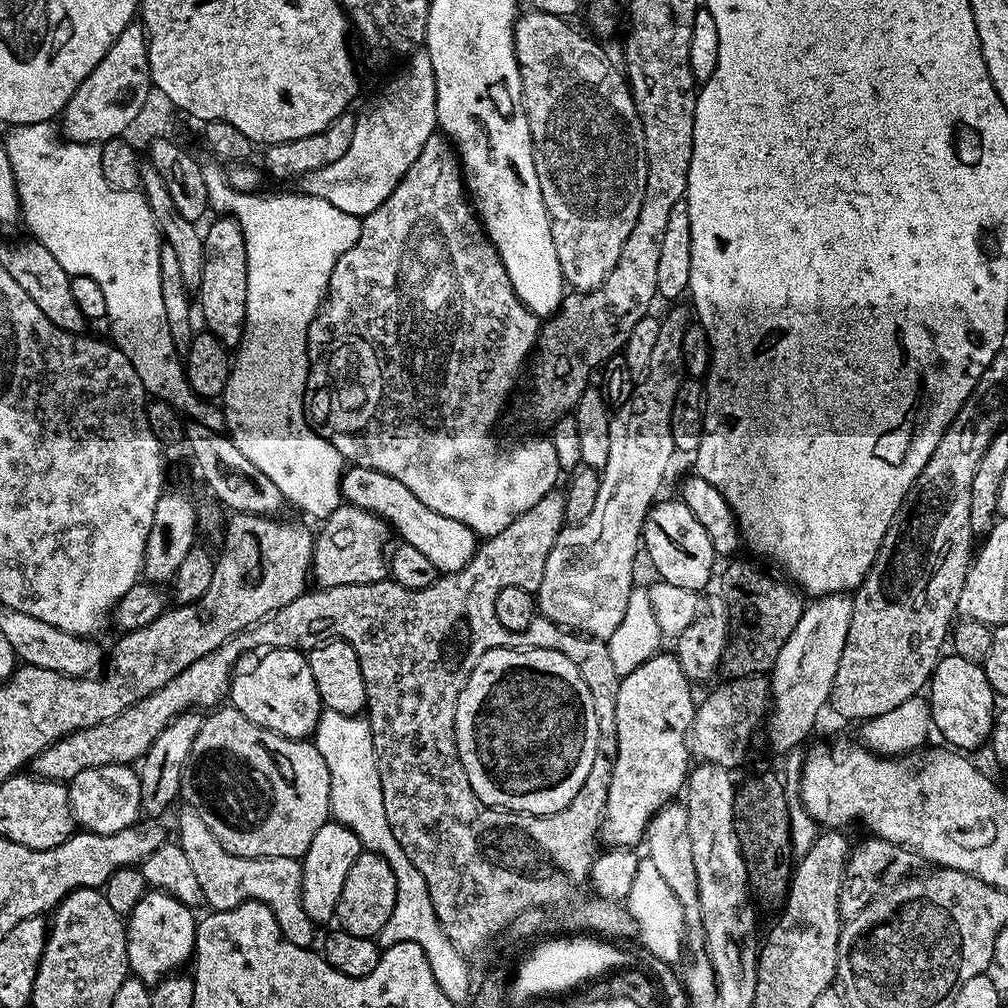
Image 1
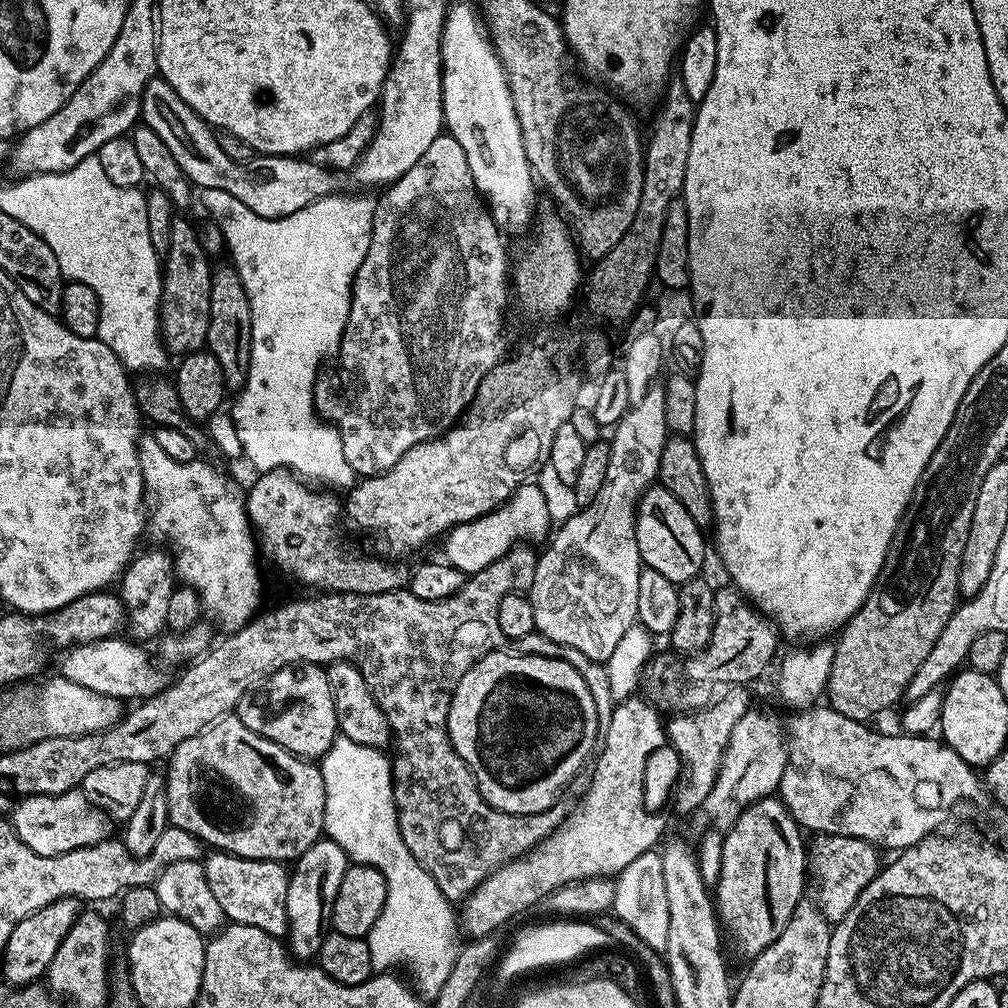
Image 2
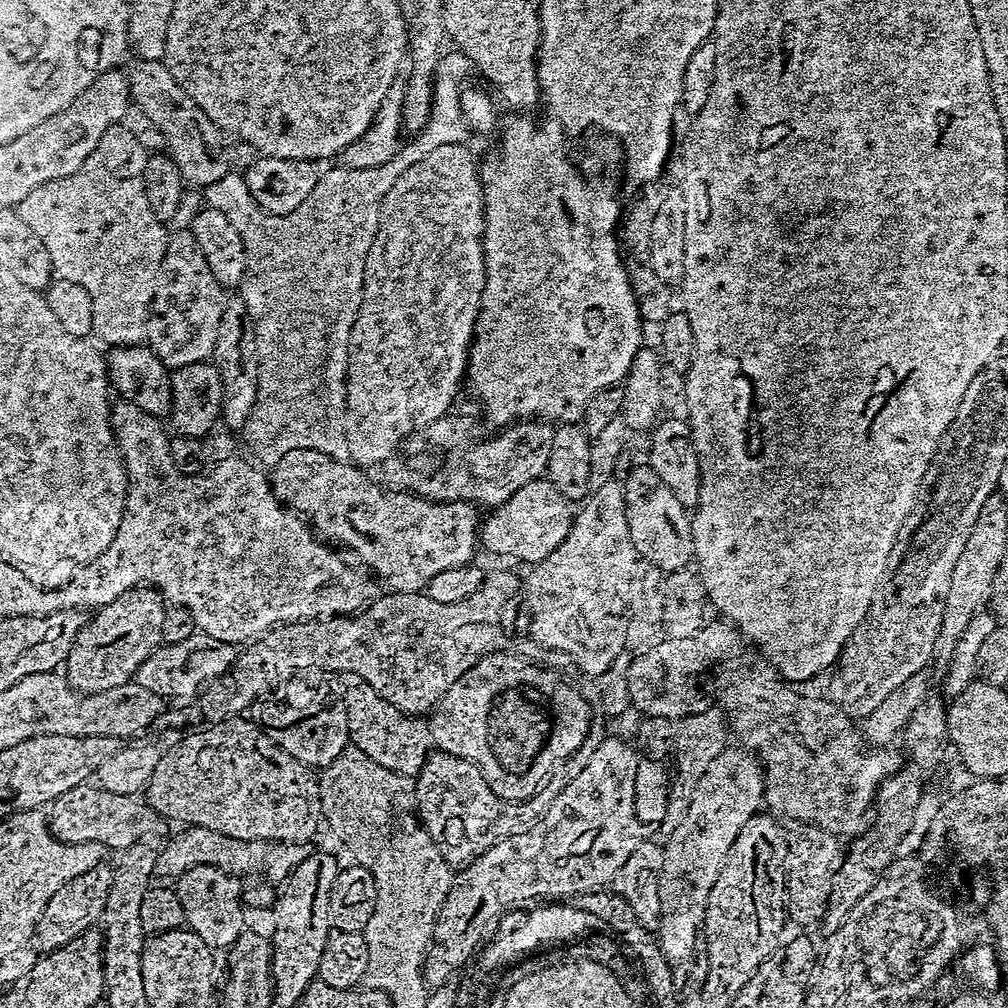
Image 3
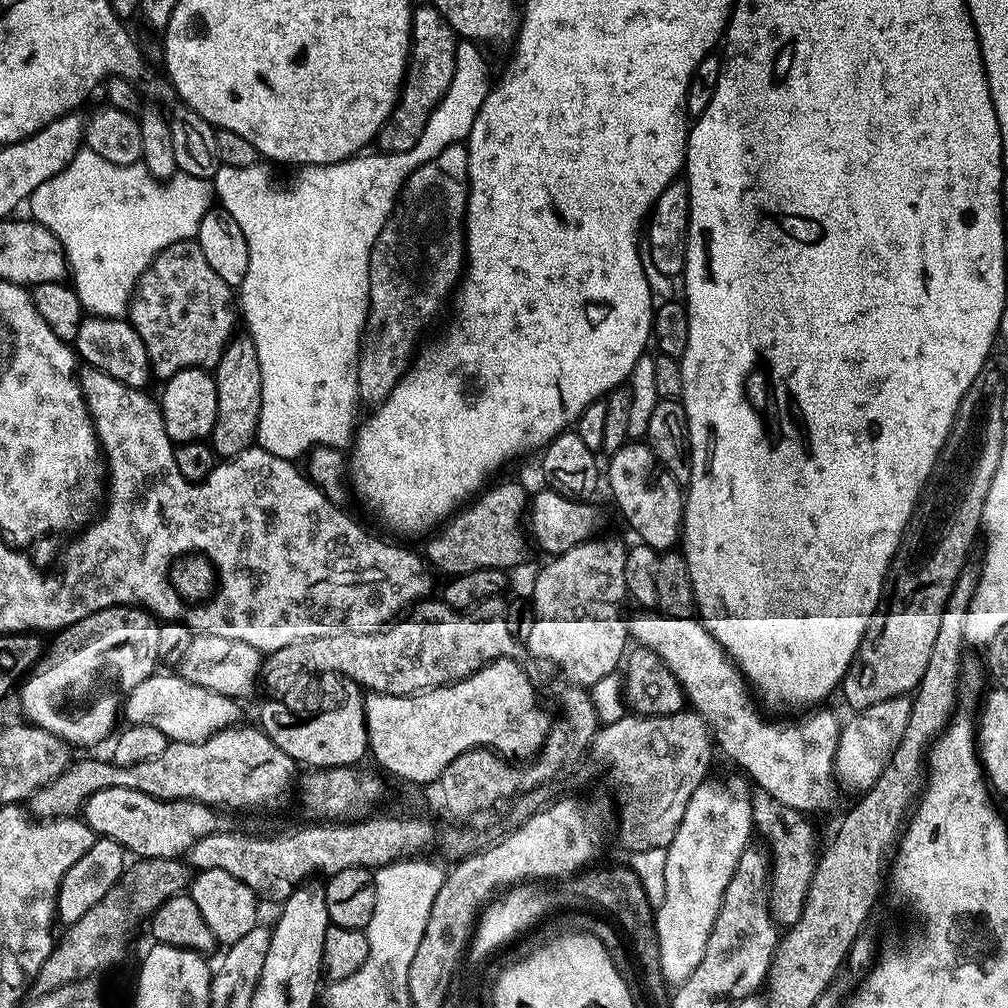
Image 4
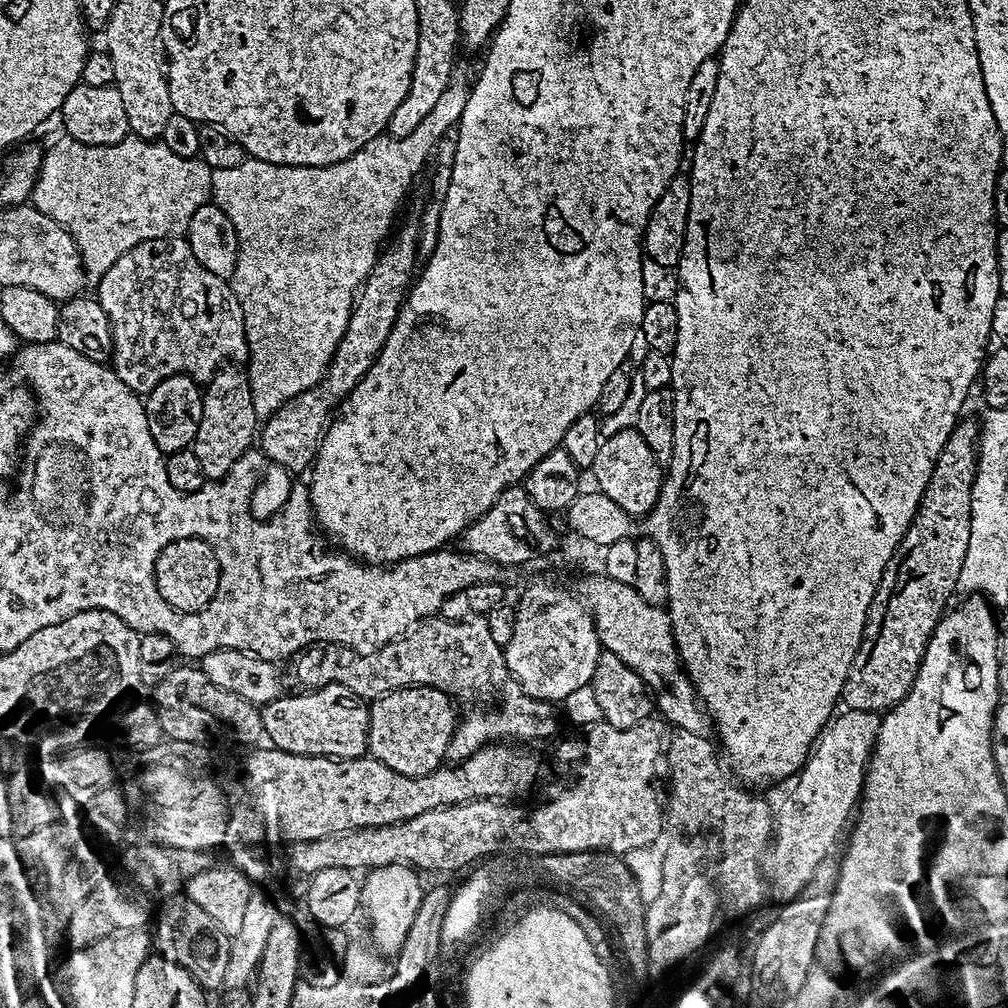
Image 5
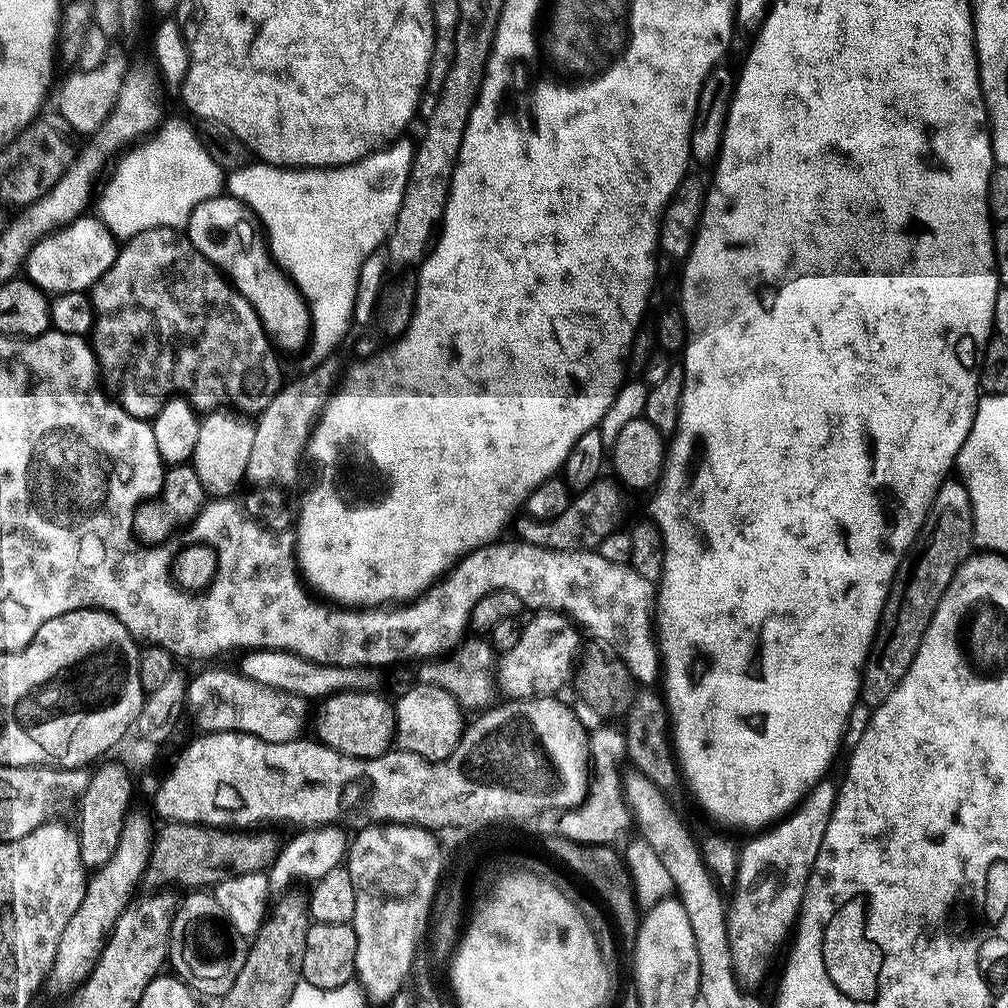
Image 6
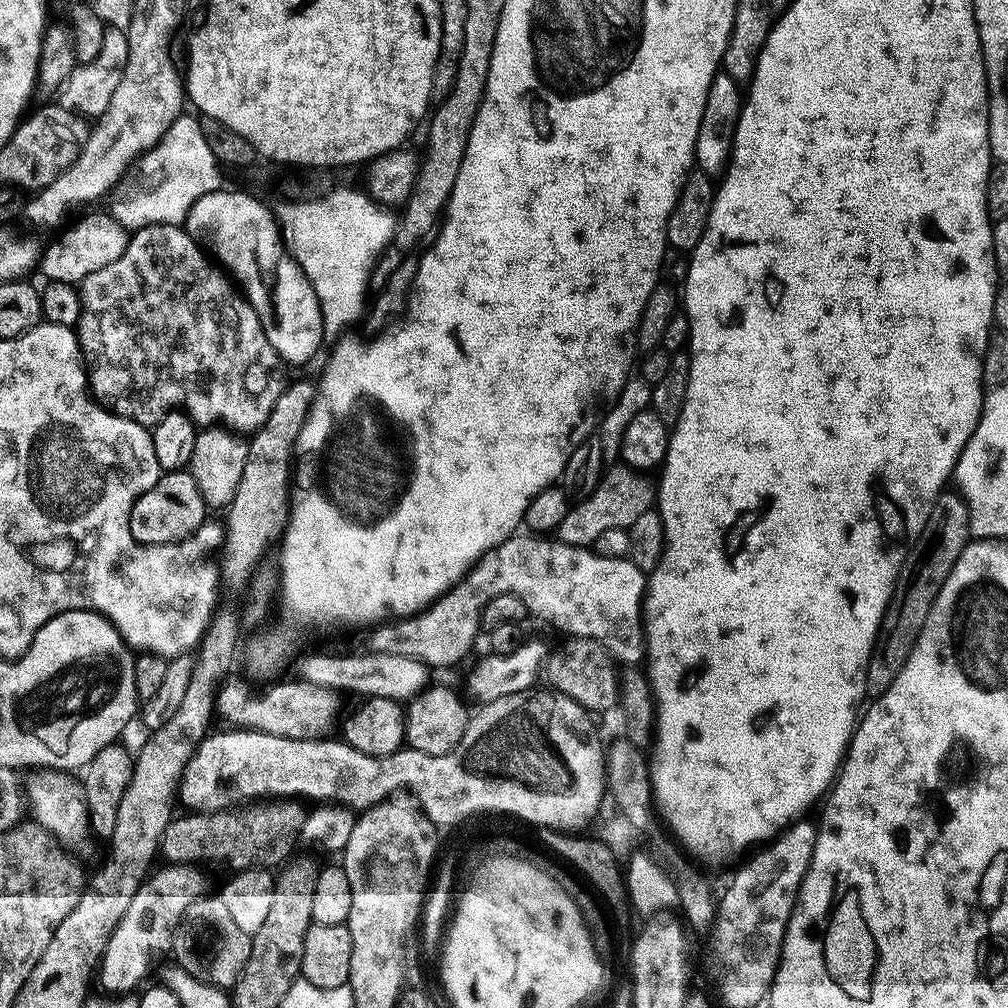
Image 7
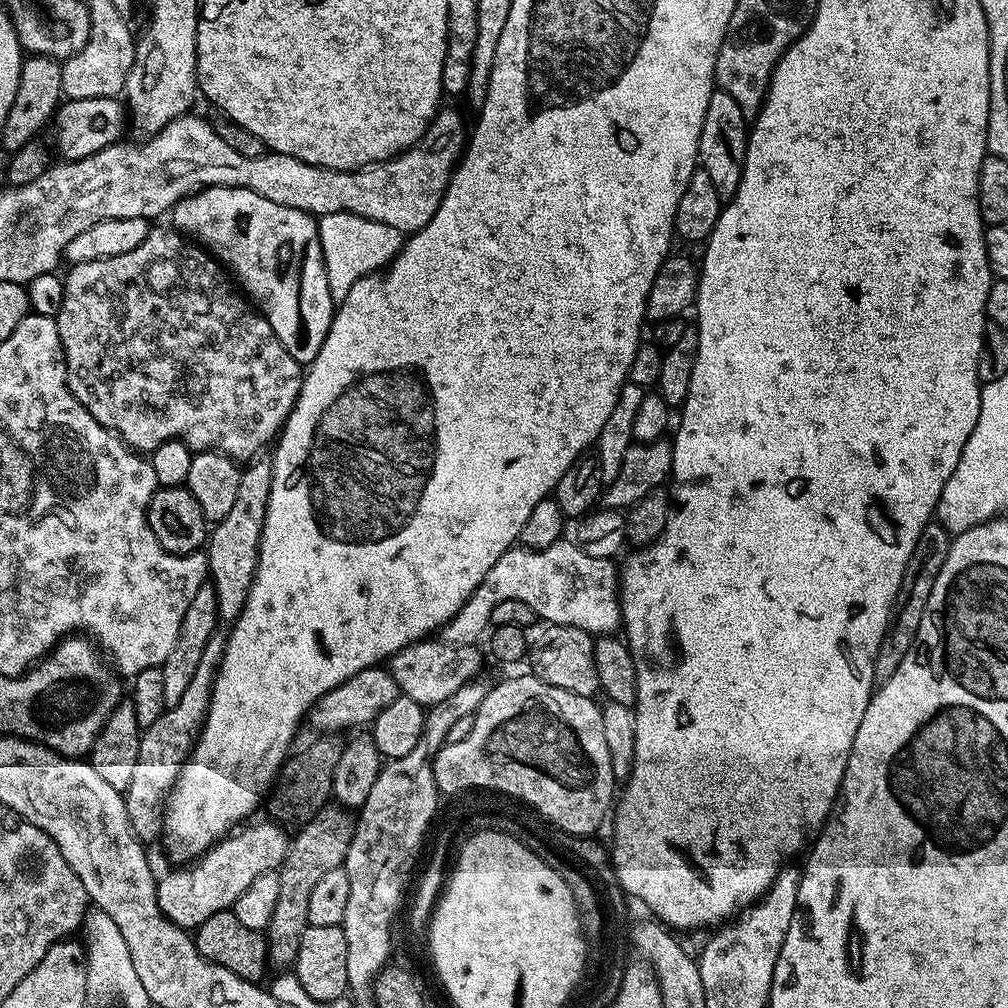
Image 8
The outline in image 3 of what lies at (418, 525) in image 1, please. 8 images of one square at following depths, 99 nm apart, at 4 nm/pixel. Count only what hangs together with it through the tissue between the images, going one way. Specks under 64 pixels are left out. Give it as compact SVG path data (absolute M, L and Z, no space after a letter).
M546 478L531 480L483 521L479 543L496 556L521 560L525 566L542 562L564 541L574 519L569 501Z

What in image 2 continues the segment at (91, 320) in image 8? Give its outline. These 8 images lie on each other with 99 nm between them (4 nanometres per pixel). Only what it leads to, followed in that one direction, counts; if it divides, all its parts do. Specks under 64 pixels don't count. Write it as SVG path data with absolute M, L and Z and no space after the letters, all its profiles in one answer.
M173 219L170 226L170 250L162 258L162 283L160 285L160 338L169 353L183 358L189 352L201 351L208 342L210 326L210 282L214 271L213 261L202 250L199 231L188 220Z

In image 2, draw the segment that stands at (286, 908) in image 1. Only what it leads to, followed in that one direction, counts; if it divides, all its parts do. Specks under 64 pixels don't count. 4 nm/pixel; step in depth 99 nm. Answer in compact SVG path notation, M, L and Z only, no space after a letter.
M219 850L209 853L209 856L207 853L202 860L204 873L206 880L210 882L214 898L218 898L218 903L222 906L225 917L233 924L258 926L258 930L266 930L266 934L271 936L287 937L286 890L289 869L278 860L247 860Z

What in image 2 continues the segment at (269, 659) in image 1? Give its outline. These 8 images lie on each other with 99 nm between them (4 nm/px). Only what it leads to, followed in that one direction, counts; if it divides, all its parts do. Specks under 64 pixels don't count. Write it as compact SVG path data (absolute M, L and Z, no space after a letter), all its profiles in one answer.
M292 666L277 670L255 691L242 694L234 714L242 722L242 726L254 730L254 734L270 738L270 742L282 746L303 760L316 762L328 753L338 735L334 698L323 667L301 667L299 672L304 680L296 680L296 672L297 669Z

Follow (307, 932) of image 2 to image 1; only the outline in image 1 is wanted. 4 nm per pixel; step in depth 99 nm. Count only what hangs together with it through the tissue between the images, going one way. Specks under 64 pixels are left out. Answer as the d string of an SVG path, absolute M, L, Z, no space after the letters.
M329 822L314 834L314 842L310 842L310 850L302 857L302 906L306 914L317 926L335 917L338 898L342 894L342 882L346 882L346 874L350 874L350 866L360 857L362 845L358 834L350 830L345 824Z

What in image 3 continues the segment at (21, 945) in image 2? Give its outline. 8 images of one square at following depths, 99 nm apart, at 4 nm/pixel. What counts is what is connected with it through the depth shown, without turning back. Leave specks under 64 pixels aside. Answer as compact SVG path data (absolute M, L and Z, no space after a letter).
M102 862L96 868L81 870L72 880L58 886L58 890L54 890L54 894L50 894L50 902L46 902L36 923L35 947L41 953L53 952L55 948L66 946L66 942L89 931L99 921L102 910L106 906L106 894L110 894L111 881L112 868Z

